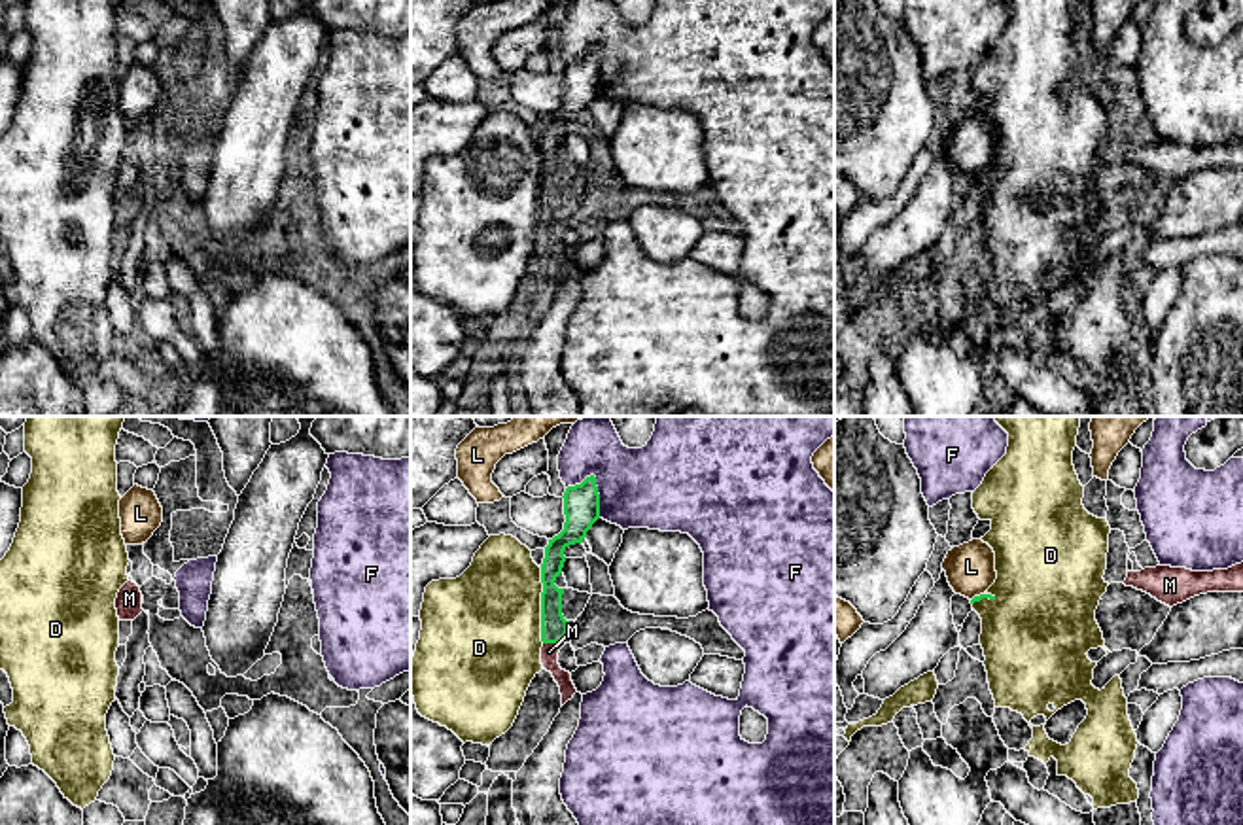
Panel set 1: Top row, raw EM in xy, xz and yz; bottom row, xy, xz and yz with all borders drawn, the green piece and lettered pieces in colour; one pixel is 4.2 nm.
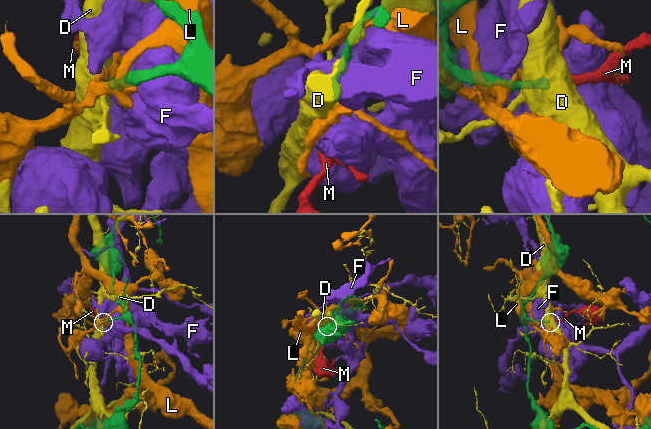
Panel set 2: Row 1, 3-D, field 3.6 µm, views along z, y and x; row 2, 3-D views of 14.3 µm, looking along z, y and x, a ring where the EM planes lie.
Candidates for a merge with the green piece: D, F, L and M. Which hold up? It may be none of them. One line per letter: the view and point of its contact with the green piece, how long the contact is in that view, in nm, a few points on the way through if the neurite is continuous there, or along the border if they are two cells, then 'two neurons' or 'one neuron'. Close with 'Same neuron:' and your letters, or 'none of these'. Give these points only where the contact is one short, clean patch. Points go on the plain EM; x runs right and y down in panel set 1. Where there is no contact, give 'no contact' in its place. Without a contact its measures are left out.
D: contact xz (542, 182); length 320 nm; two neurons
F: contact xz (595, 59); length 200 nm; two neurons
L: contact yz (977, 173); length 70 nm; two neurons
M: contact xz (553, 218); length 90 nm; way xz (553, 201), (553, 218), (549, 228); one neuron
Same neuron: M

